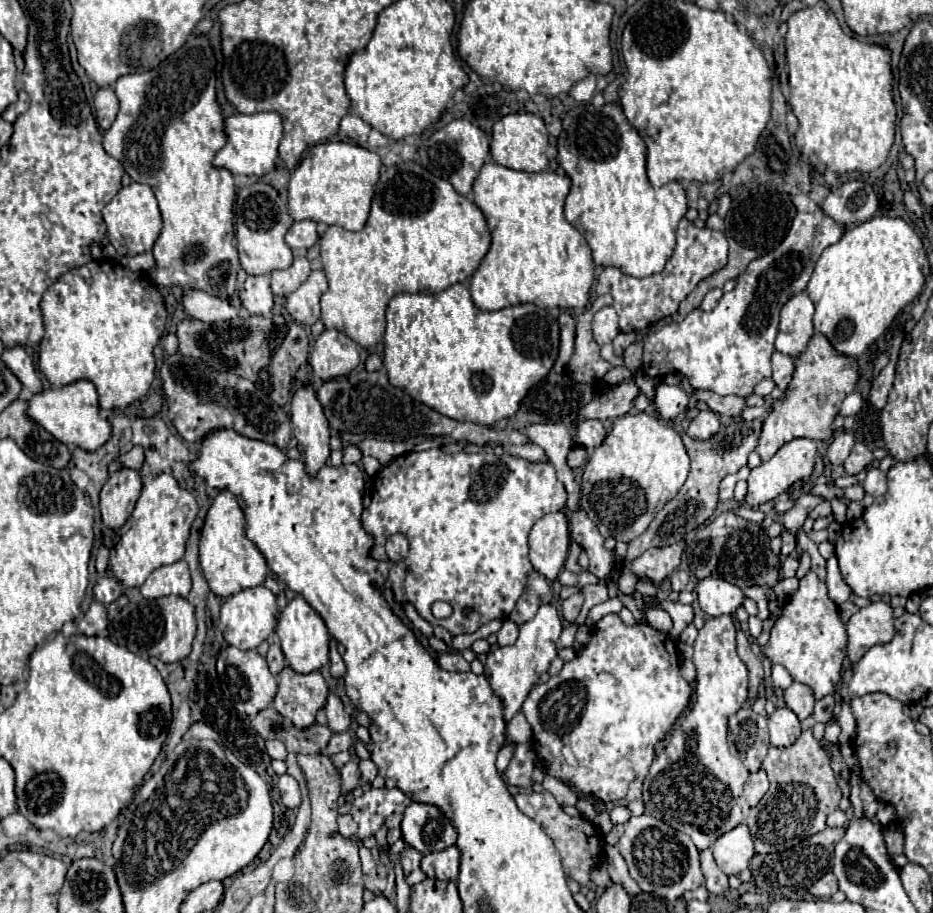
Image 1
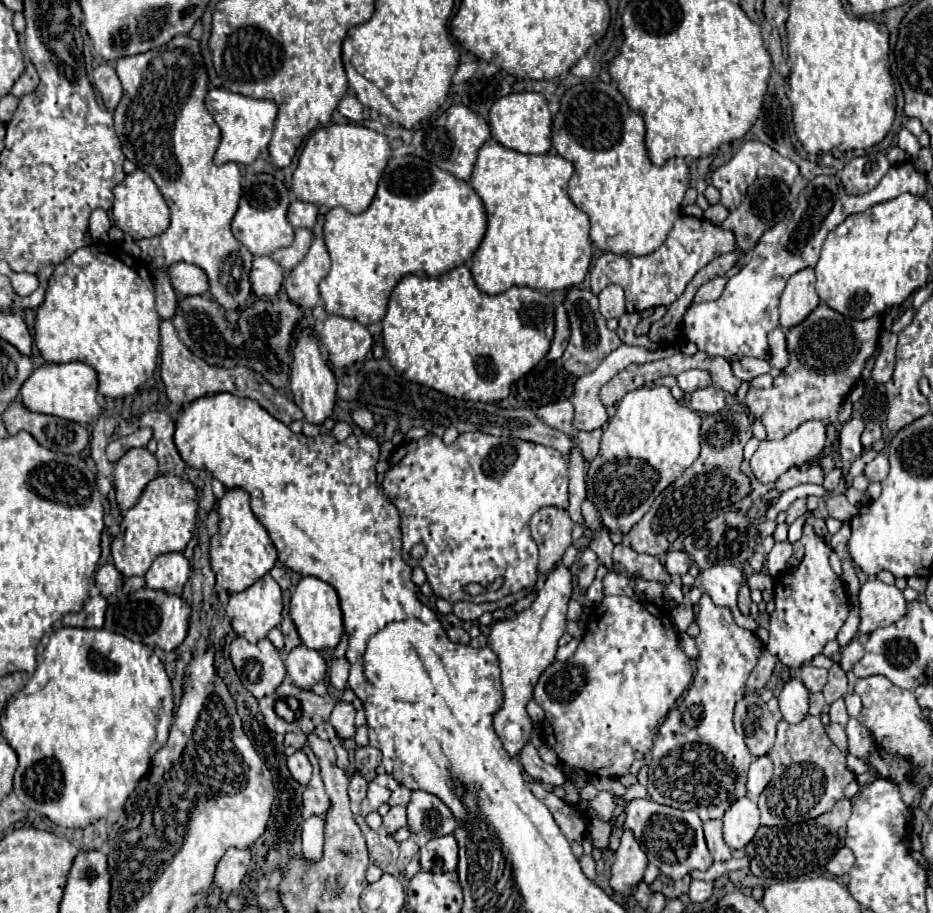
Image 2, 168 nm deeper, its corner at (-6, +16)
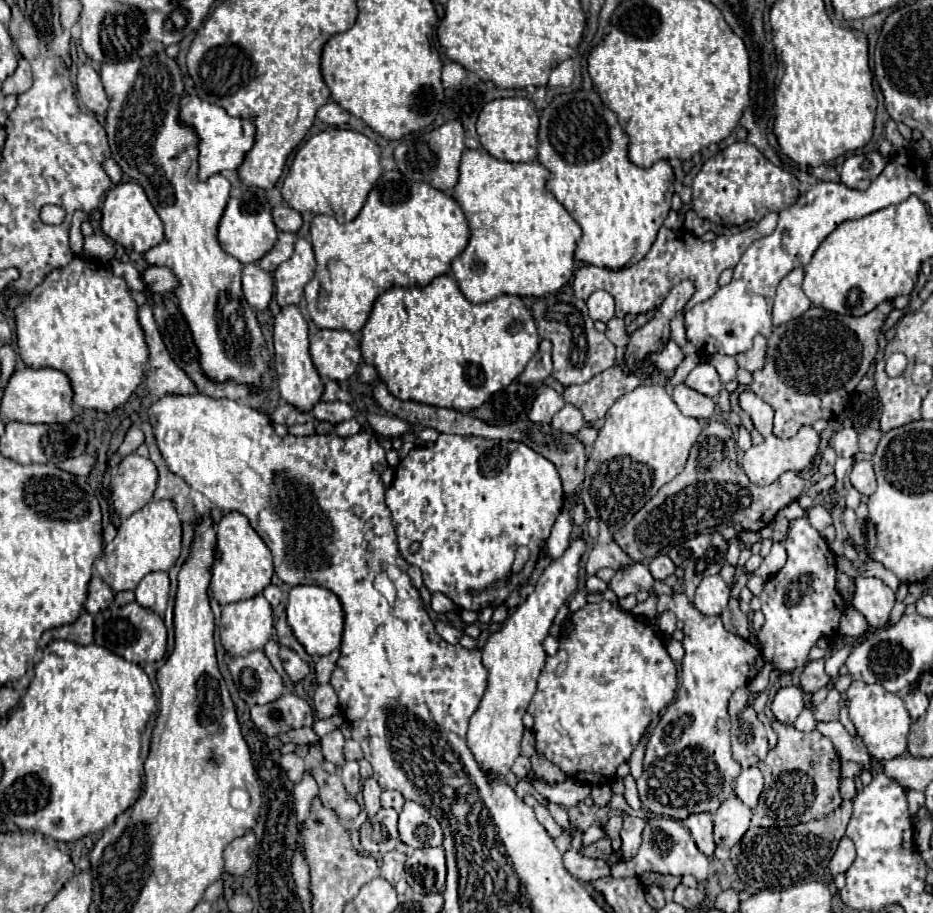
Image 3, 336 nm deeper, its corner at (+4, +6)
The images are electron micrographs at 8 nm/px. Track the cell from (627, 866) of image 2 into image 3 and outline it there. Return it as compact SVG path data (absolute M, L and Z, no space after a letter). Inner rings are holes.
M624 816L624 828L622 828L622 848L620 848L620 856L622 860L632 858L640 844L642 844L642 830L646 826L644 818L638 816Z

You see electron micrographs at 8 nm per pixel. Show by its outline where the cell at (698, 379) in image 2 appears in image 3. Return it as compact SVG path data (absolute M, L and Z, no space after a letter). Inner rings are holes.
M700 362L686 378L686 384L710 398L716 398L718 392L722 390L722 382L718 378L718 372L714 370L714 366L710 366L710 362Z

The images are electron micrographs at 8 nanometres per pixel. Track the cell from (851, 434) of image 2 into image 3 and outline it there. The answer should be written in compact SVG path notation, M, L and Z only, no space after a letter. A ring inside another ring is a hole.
M840 428L832 438L832 448L840 458L852 458L858 448L858 433L854 428Z

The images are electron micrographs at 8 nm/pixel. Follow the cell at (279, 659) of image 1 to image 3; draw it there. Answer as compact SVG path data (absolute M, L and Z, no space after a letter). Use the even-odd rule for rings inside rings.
M280 616L280 620L278 620L278 624L276 624L276 632L278 632L278 642L280 644L284 644L284 646L288 646L288 648L292 648L292 650L296 650L306 662L312 662L312 656L304 650L304 646L296 640L296 636L294 636L294 632L292 632L292 628L288 626L288 622L286 622L286 616Z

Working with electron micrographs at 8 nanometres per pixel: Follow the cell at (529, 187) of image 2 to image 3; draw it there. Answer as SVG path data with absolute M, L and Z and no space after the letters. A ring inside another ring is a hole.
M484 148L466 150L460 162L460 176L454 186L454 200L462 206L468 224L470 224L470 240L464 252L452 262L452 276L456 278L462 294L478 304L490 302L502 294L512 296L534 296L540 298L544 294L560 290L574 272L574 250L582 236L578 222L566 212L566 208L554 198L554 194L546 188L550 172L538 162L504 162L490 156Z

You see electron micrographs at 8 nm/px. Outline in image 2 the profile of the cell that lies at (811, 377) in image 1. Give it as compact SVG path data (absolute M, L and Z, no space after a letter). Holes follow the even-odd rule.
M820 304L802 324L790 328L786 334L790 364L774 378L774 384L768 390L750 388L746 394L746 404L764 424L768 440L784 438L806 420L834 424L838 420L840 404L860 380L864 362L878 350L878 330L880 316L856 322L844 318L826 304Z

